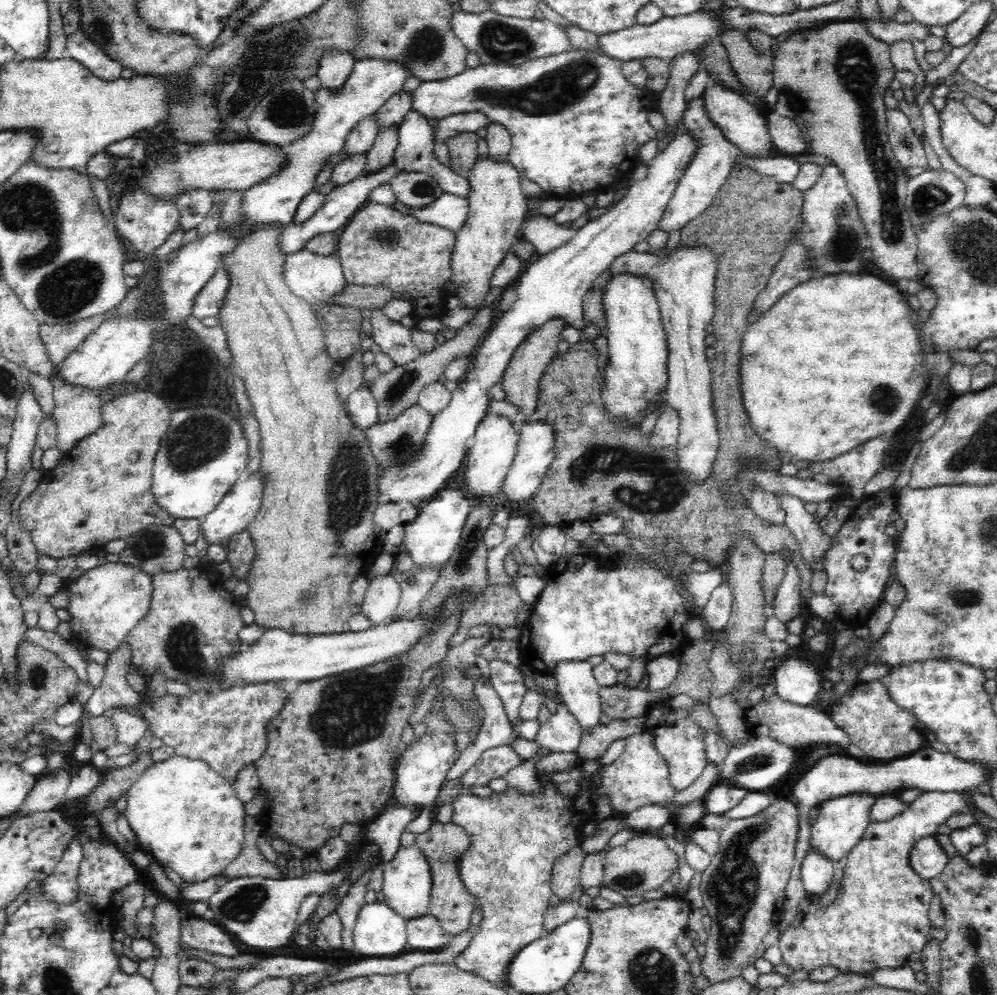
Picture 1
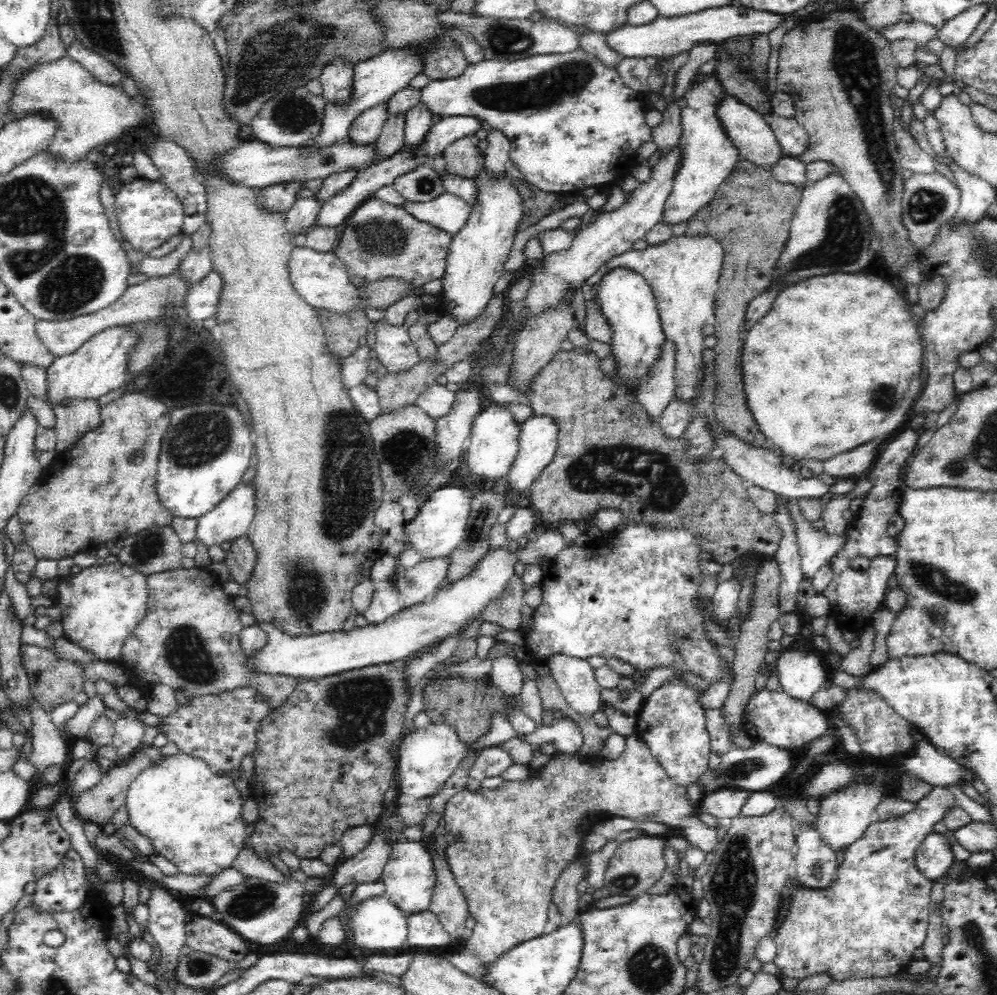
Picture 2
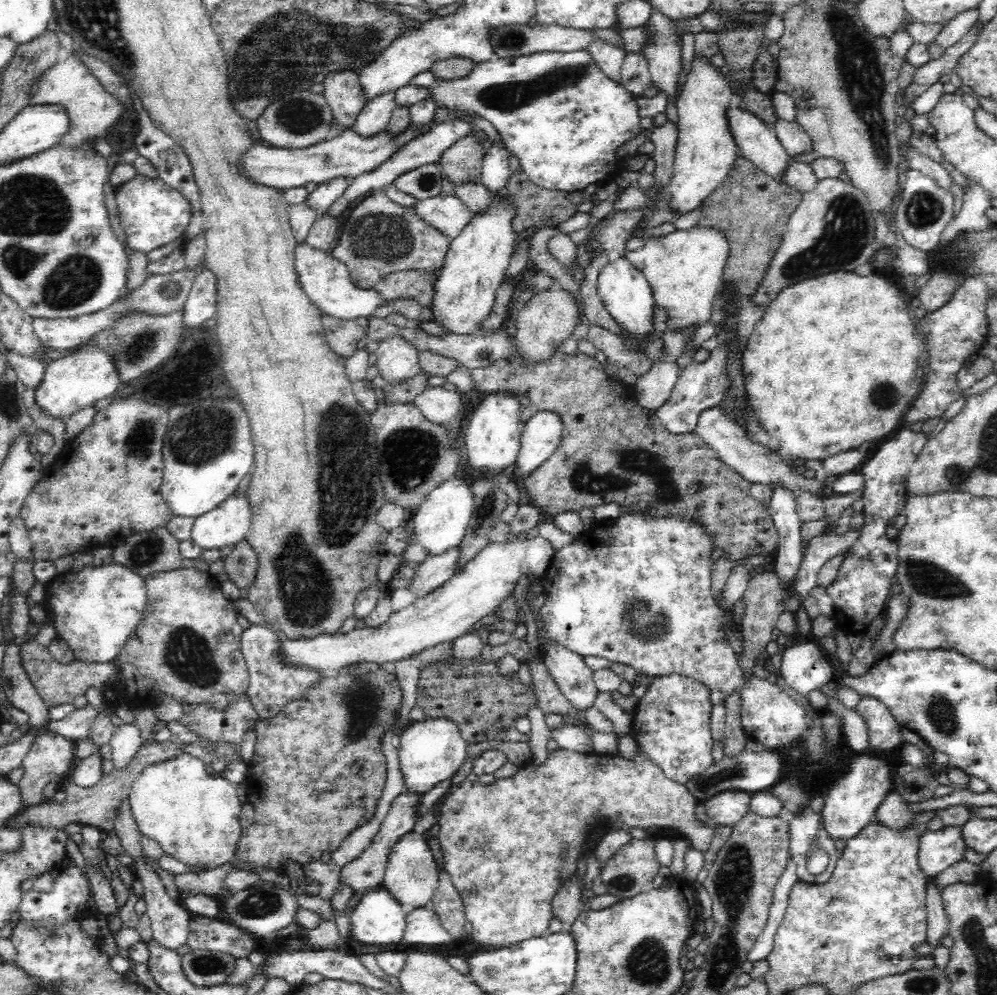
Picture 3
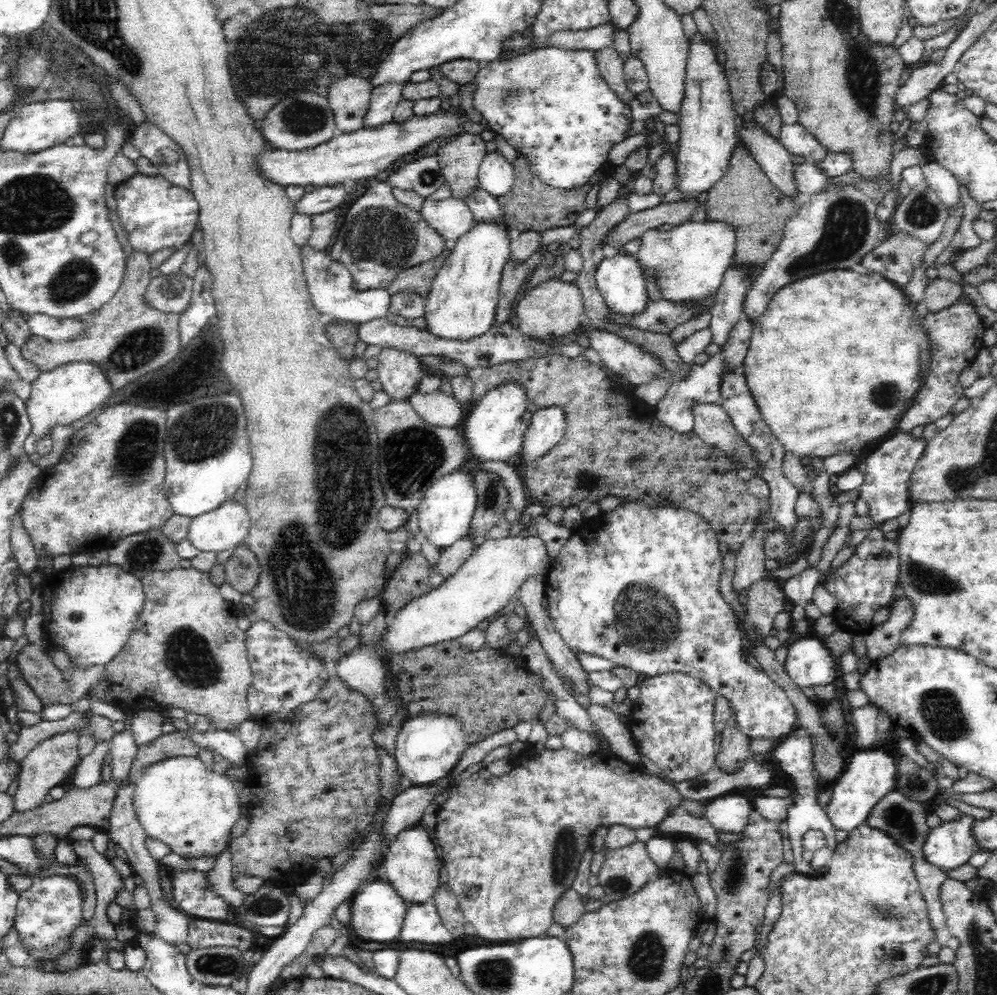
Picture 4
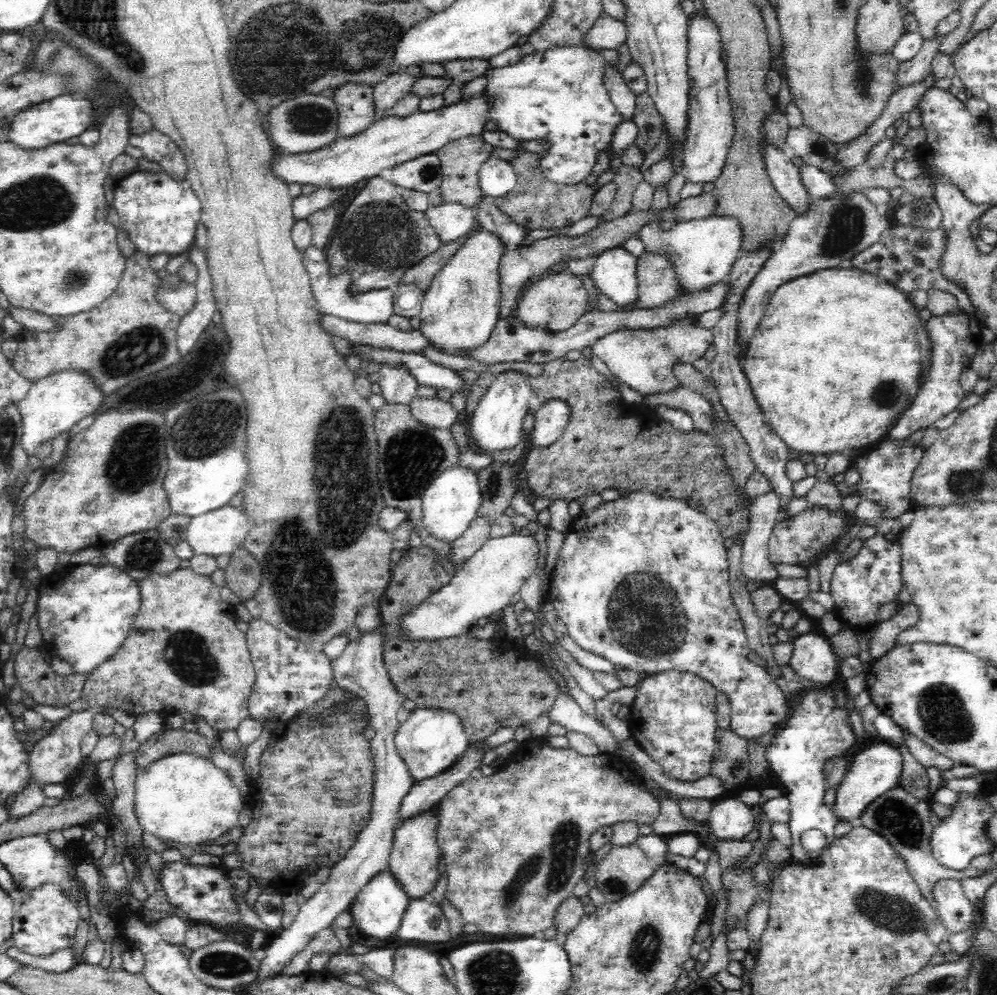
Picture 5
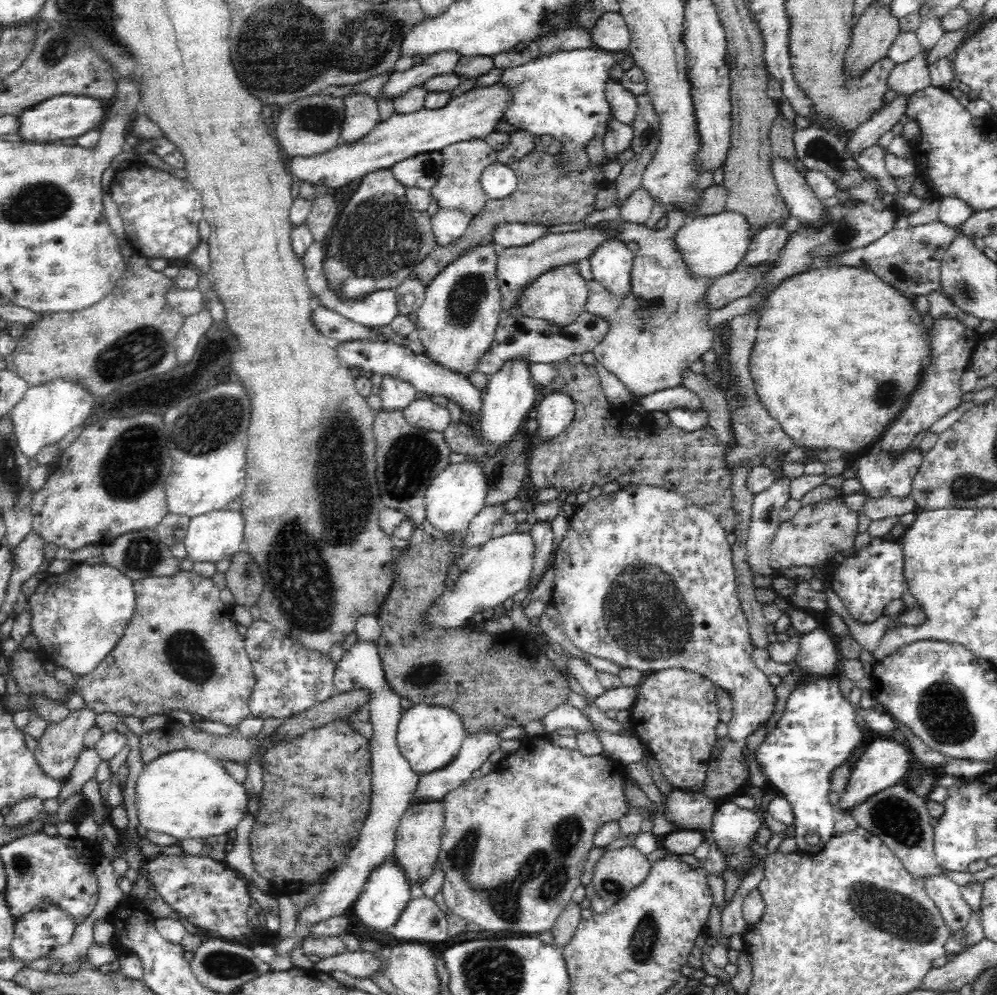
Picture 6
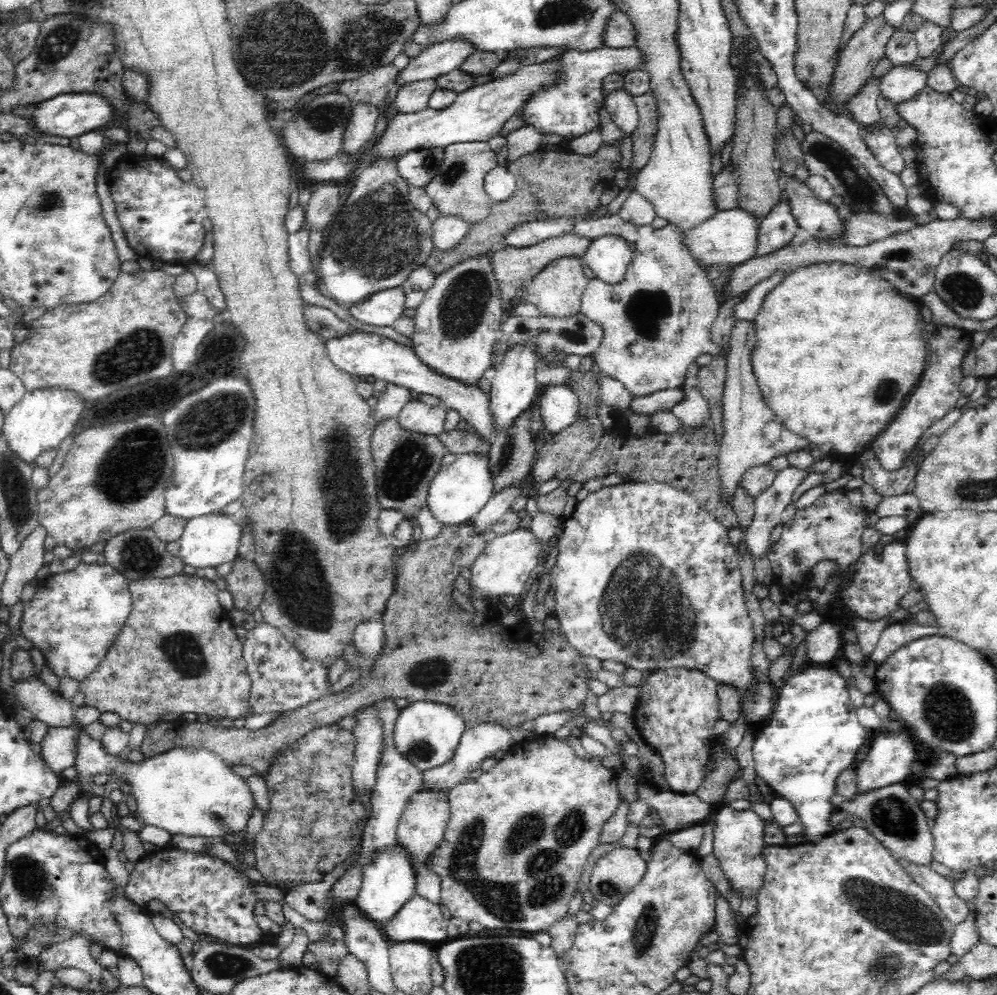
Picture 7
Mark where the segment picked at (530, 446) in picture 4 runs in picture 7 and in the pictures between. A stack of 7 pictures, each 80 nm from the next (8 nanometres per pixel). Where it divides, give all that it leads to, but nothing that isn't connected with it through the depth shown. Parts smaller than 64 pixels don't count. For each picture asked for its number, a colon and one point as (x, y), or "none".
5: (551, 419)
6: (556, 411)
7: (558, 405)

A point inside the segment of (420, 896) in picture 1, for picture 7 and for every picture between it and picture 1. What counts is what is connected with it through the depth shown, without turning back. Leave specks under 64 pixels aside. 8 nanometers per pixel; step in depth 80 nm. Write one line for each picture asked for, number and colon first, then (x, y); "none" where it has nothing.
2: (409, 876)
3: (411, 875)
4: (410, 864)
5: (413, 861)
6: (418, 837)
7: (421, 826)

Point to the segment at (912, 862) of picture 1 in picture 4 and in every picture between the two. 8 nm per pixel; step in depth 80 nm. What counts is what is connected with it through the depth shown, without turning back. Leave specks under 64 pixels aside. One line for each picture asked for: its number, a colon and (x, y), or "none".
2: (934, 856)
3: (938, 849)
4: (950, 845)

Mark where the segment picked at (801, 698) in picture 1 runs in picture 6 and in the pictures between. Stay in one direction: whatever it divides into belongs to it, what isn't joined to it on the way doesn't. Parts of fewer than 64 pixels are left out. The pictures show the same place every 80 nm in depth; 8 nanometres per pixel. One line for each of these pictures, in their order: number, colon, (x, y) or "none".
2: (801, 673)
3: (805, 667)
4: (809, 662)
5: (813, 658)
6: (818, 655)

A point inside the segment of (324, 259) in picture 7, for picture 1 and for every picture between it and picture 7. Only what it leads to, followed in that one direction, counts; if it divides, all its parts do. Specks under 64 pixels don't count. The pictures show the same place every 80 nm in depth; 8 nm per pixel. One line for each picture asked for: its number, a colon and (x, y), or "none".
1: (380, 246)
2: (381, 240)
3: (380, 237)
4: (380, 237)
5: (380, 237)
6: (378, 239)

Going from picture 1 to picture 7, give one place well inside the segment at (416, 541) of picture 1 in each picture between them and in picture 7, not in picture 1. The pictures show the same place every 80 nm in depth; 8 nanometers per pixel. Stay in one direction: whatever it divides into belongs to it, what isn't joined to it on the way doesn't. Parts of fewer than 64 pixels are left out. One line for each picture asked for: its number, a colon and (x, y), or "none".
2: (438, 528)
3: (441, 522)
4: (445, 513)
5: (449, 505)
6: (458, 493)
7: (457, 492)

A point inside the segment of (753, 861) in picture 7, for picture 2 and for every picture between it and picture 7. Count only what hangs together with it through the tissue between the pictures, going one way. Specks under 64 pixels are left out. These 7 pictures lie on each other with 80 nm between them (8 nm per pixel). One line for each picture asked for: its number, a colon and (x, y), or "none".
2: (725, 803)
3: (727, 808)
4: (729, 814)
5: (730, 819)
6: (734, 829)

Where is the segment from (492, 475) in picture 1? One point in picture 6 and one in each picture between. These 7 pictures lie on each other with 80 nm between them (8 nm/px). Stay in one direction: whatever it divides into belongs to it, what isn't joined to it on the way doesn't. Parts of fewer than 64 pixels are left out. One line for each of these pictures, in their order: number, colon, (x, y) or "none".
2: (493, 446)
3: (492, 439)
4: (494, 430)
5: (497, 424)
6: (510, 392)

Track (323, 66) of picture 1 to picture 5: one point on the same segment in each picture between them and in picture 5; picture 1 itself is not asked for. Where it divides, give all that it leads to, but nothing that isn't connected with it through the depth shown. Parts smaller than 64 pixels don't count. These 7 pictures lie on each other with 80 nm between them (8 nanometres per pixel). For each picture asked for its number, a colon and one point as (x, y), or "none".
2: (337, 78)
3: (342, 90)
4: (349, 98)
5: (356, 108)

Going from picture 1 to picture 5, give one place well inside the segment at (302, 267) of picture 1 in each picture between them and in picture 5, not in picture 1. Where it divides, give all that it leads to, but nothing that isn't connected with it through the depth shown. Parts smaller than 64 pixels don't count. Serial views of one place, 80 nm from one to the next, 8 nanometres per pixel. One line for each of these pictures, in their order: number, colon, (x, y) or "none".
2: (321, 278)
3: (326, 281)
4: (331, 287)
5: (332, 296)

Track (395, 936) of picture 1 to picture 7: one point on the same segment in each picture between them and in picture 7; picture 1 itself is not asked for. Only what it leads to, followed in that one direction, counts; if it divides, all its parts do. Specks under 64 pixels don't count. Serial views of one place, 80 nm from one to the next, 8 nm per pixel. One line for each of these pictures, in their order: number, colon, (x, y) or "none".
2: (377, 924)
3: (378, 918)
4: (378, 913)
5: (378, 909)
6: (386, 892)
7: (388, 880)

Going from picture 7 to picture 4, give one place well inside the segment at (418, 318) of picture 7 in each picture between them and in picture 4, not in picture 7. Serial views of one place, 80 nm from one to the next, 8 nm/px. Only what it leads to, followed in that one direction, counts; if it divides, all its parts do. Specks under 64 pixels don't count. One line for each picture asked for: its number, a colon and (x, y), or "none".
4: (461, 304)
5: (459, 311)
6: (456, 323)

